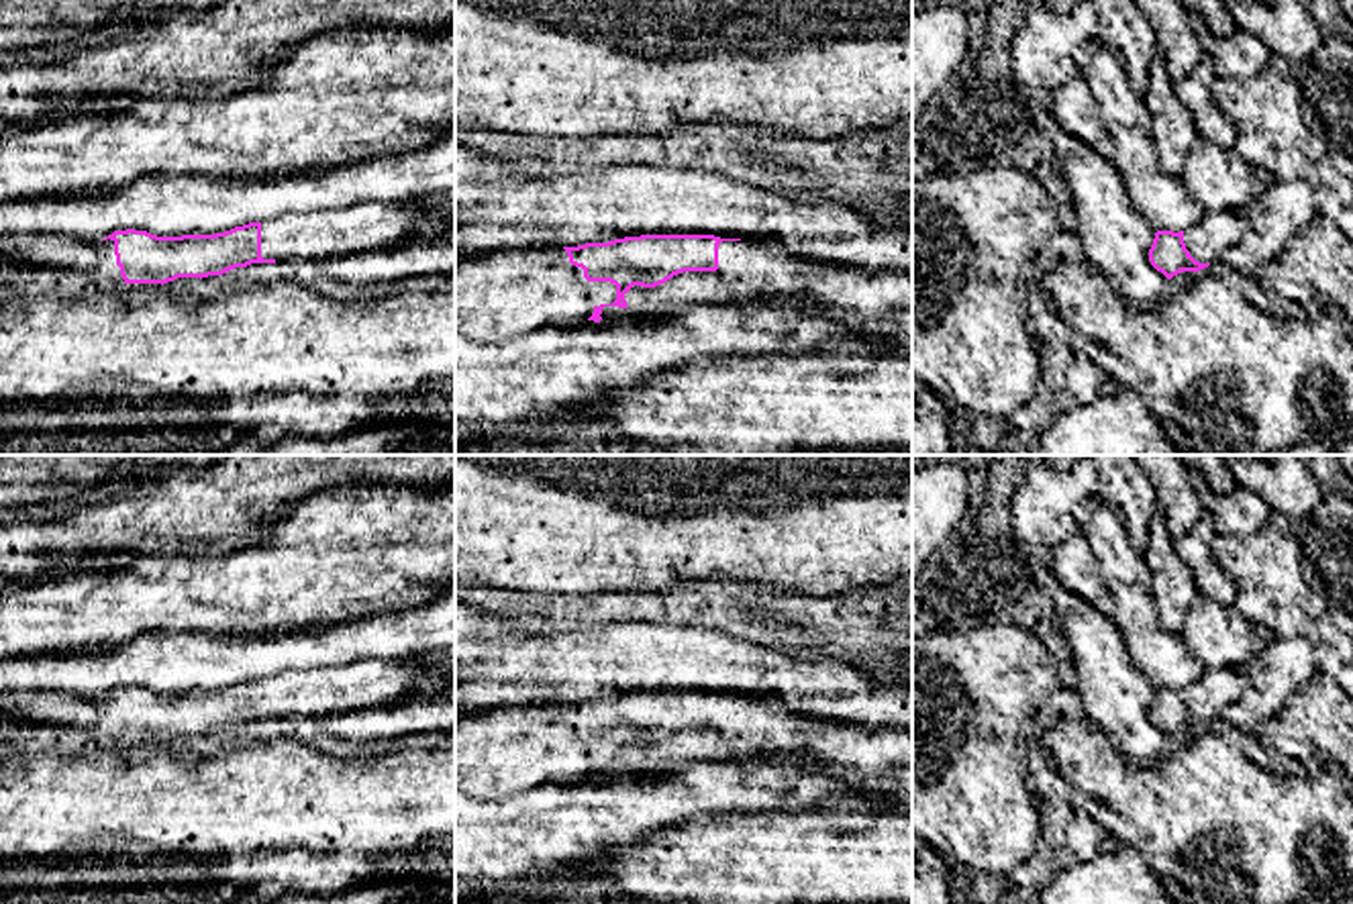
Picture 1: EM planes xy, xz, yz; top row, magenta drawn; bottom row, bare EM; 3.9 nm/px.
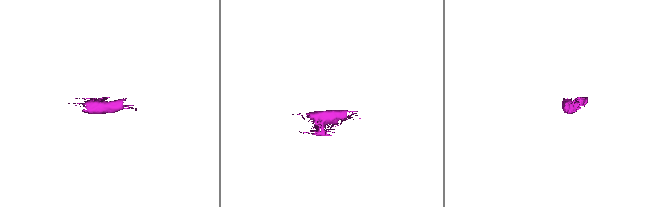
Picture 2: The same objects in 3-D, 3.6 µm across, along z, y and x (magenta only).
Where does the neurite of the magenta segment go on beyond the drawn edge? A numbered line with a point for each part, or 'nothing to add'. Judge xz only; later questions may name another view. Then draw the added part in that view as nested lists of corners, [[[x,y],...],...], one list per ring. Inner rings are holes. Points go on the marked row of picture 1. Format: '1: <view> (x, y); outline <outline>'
1: xz (747, 270); outline [[[722,241],[716,271],[684,271],[655,288],[633,286],[624,300],[633,312],[657,314],[749,304],[761,296],[784,296],[818,310],[912,312],[912,278],[800,259],[775,241]]]
2: xz (503, 294); outline [[[563,247],[502,249],[455,259],[455,335],[469,341],[502,343],[547,324],[578,322],[614,300],[616,286],[588,282],[584,269],[569,263]]]

